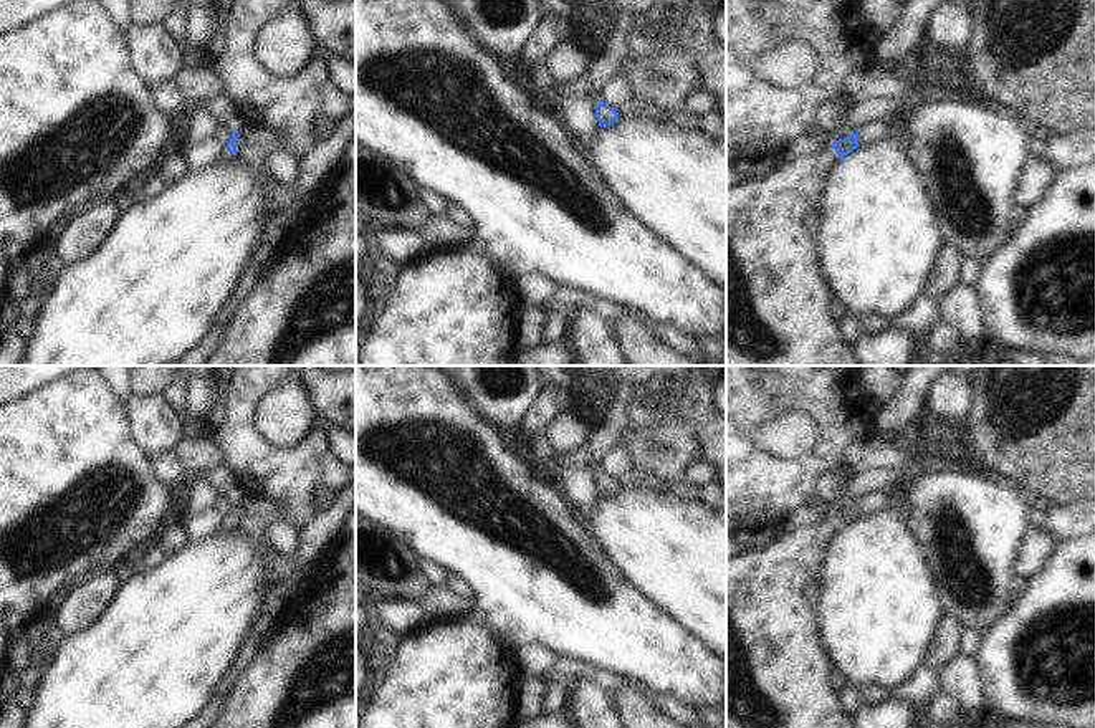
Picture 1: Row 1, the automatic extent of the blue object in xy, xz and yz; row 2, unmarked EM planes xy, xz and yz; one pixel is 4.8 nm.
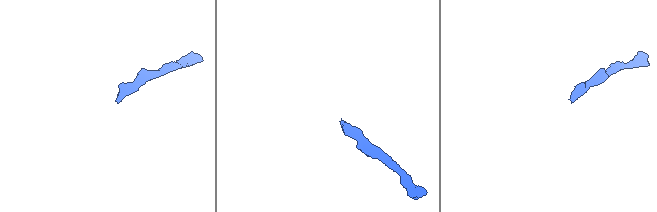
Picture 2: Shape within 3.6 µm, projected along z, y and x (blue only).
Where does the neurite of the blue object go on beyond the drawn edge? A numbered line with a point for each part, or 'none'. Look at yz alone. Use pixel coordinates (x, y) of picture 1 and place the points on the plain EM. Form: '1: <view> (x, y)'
1: yz (778, 675)

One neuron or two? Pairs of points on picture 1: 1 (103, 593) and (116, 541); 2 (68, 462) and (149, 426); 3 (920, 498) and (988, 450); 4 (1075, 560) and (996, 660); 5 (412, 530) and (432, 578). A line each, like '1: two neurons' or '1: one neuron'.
1: two neurons
2: two neurons
3: two neurons
4: one neuron
5: two neurons

